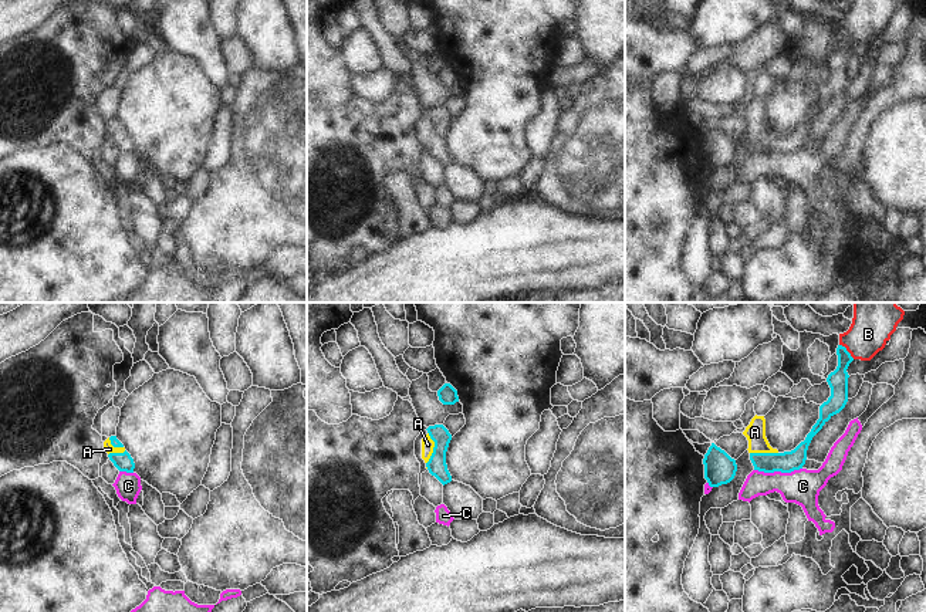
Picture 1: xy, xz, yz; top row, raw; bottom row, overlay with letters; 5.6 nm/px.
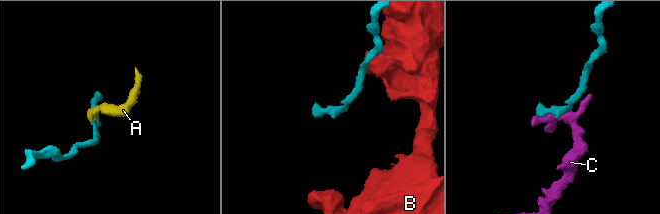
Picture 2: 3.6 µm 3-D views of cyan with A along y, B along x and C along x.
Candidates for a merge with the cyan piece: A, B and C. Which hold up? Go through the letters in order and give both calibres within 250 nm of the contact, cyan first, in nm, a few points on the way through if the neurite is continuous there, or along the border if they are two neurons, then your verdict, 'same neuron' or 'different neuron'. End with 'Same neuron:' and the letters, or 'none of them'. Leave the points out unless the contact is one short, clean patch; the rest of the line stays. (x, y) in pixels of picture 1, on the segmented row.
A: 110/70 nm | across xz (436, 465), (433, 447), (428, 445) | same neuron
B: 110/260 nm | different neuron
C: 120/200 nm | different neuron
Same neuron: A

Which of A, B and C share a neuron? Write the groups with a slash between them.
A / B / C

